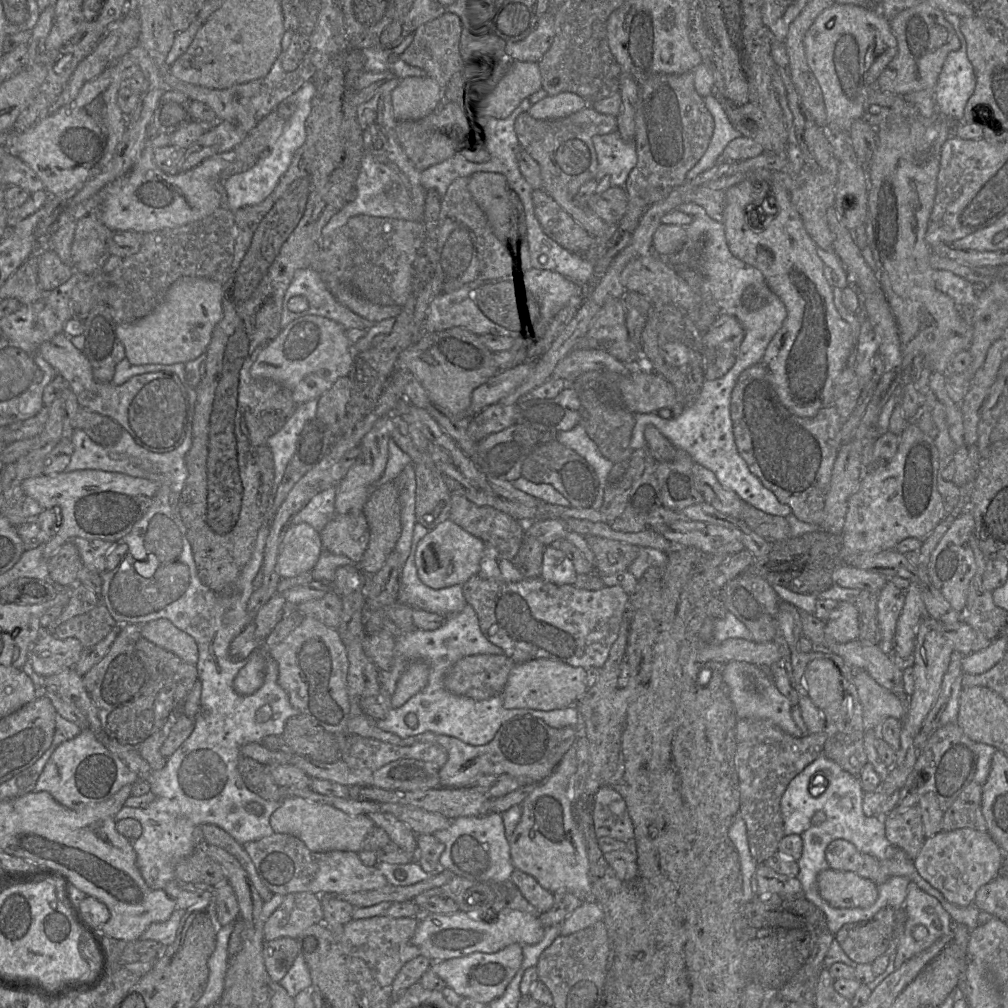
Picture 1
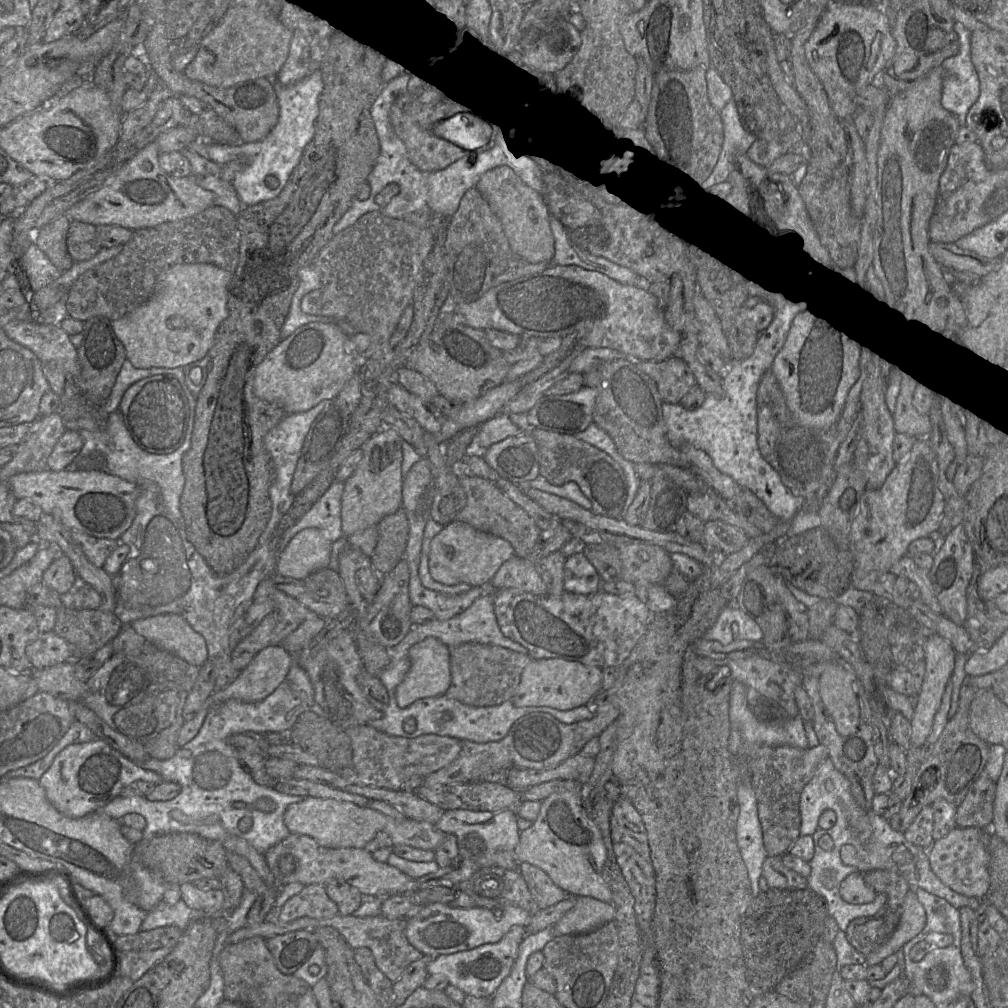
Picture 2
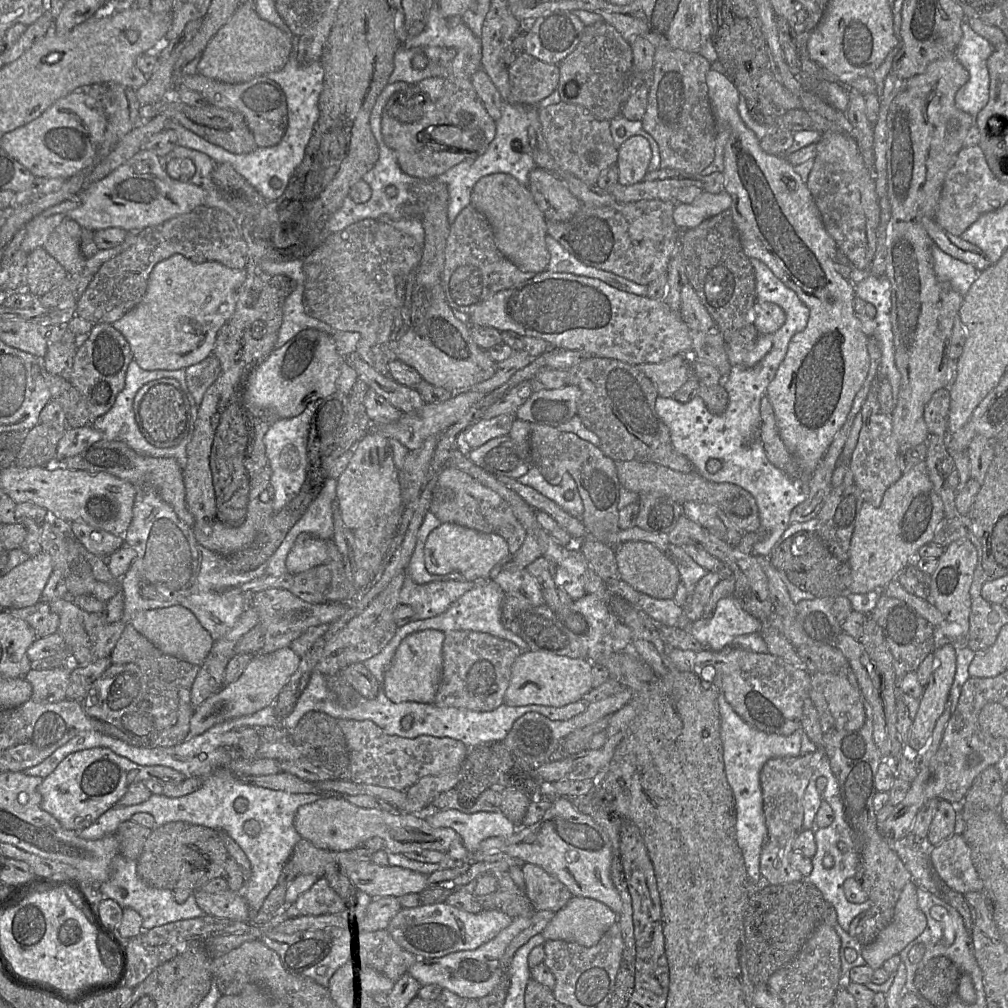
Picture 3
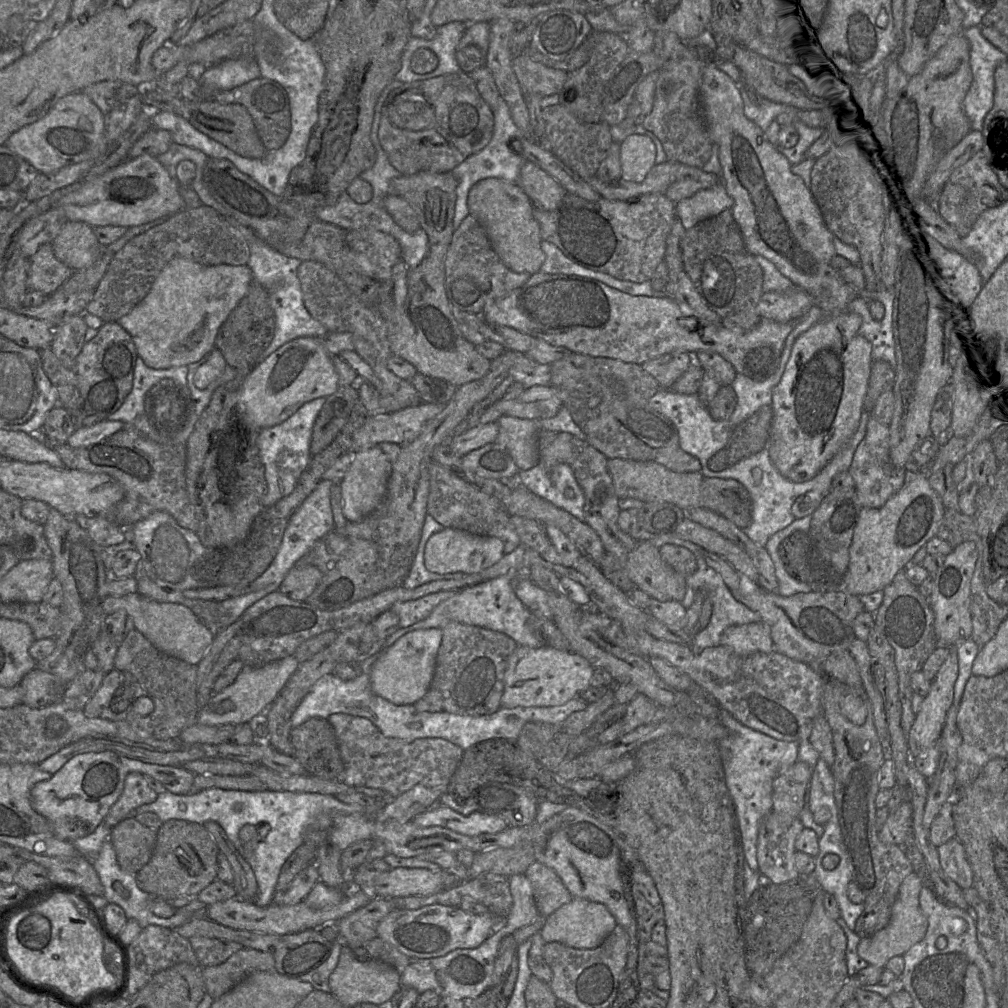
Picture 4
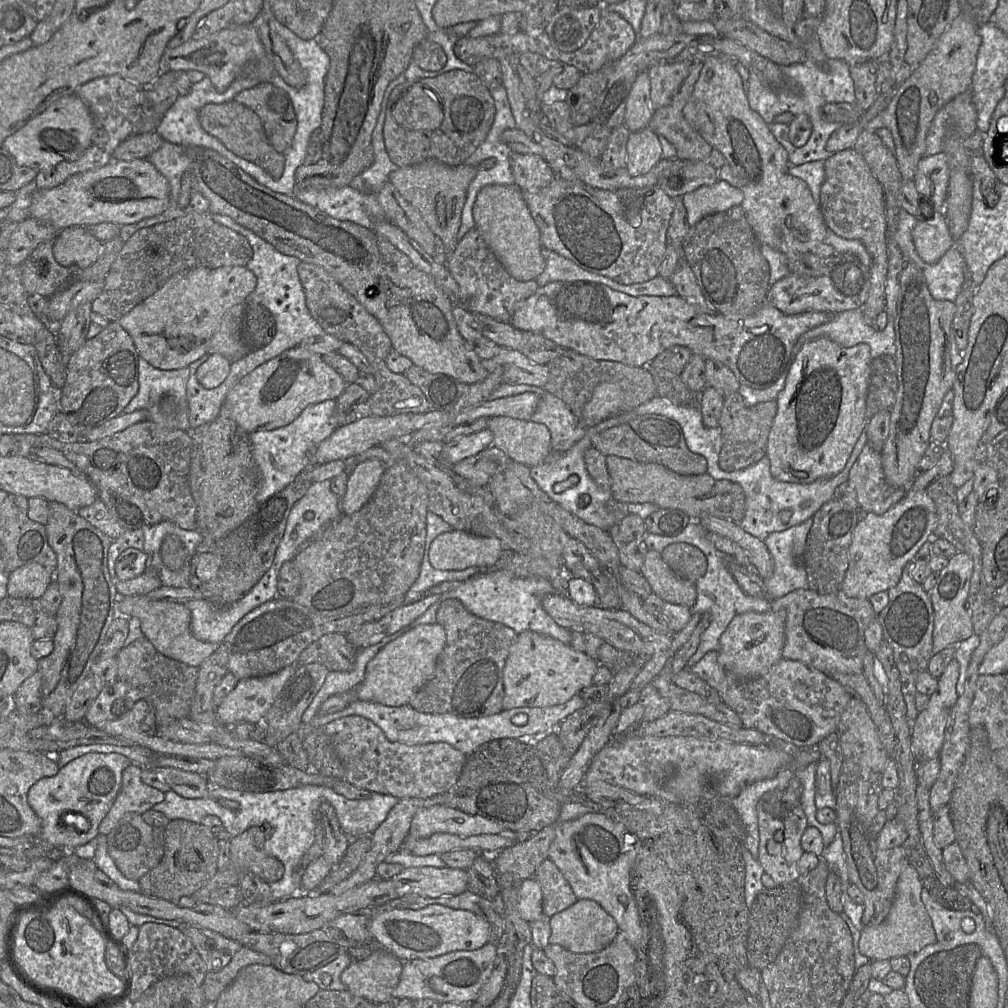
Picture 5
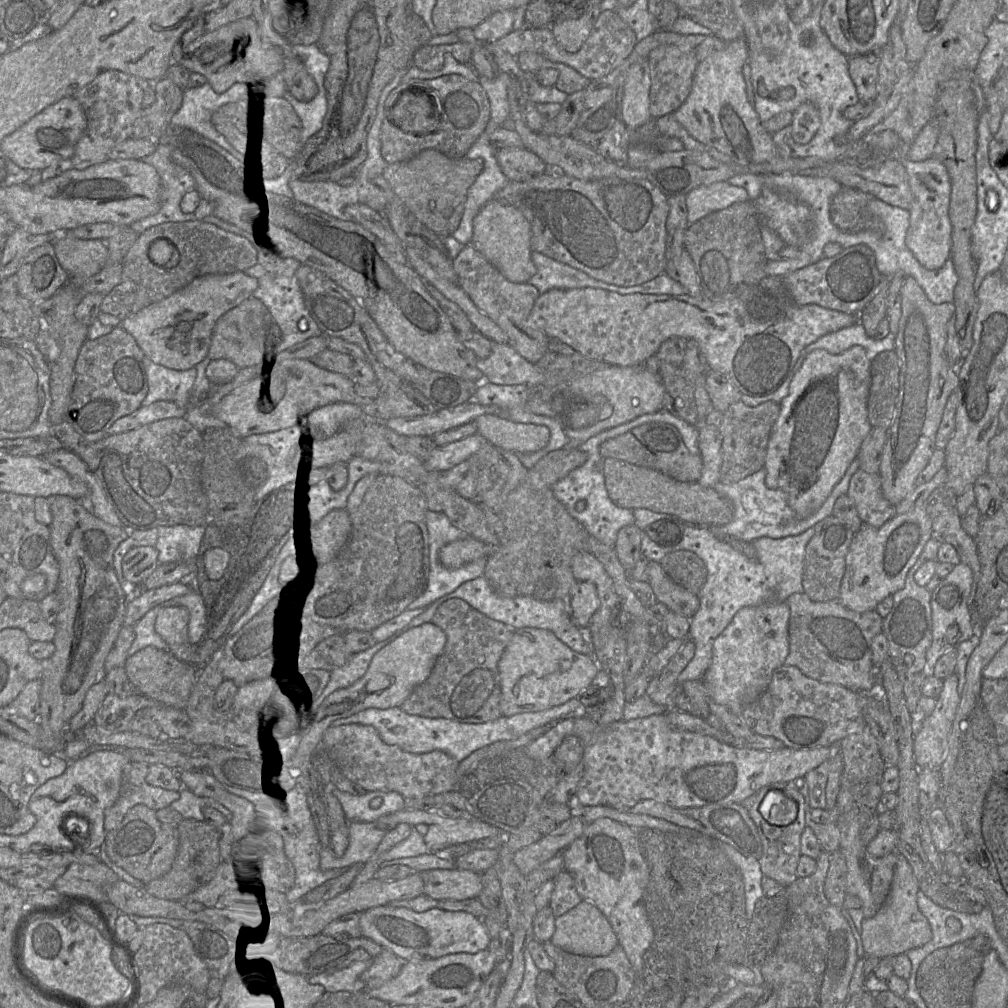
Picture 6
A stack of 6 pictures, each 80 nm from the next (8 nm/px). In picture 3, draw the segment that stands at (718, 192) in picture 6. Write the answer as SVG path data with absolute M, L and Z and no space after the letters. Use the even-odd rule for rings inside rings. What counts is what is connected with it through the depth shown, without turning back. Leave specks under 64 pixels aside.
M726 190L717 194L702 191L691 203L676 203L673 219L680 230L694 228L706 219L729 210L731 203L731 196Z

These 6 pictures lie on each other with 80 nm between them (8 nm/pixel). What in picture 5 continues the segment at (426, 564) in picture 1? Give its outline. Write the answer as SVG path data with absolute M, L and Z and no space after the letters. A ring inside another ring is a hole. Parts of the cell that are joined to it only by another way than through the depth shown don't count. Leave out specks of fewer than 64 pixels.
M453 530L438 535L429 548L429 561L437 570L464 570L469 567L493 568L504 552L497 538L485 538Z

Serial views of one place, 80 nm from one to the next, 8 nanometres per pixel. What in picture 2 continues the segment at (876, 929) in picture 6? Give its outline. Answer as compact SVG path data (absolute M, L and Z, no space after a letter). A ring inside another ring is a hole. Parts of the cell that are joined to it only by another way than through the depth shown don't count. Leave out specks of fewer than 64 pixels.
M912 888L906 893L900 907L898 924L890 938L878 949L865 956L865 965L879 966L888 956L920 934L926 925L926 913Z

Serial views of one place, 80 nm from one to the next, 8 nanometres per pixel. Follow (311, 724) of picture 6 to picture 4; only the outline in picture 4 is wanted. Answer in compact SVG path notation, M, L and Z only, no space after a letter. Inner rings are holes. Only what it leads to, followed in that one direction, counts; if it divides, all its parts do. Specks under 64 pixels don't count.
M440 628L415 630L398 639L372 665L370 684L373 692L395 705L414 705L430 687L442 639Z

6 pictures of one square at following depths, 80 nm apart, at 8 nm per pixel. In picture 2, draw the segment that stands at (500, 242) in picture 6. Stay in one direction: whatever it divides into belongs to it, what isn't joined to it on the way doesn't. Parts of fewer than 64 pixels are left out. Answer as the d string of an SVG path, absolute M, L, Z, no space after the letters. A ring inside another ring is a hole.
M507 166L485 172L475 188L498 217L511 250L530 263L549 263L554 256L548 207L542 194L524 184Z

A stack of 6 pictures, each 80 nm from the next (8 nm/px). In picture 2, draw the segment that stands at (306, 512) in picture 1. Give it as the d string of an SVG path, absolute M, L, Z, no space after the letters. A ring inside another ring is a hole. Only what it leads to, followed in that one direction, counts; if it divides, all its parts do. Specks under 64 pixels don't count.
M335 480L308 512L295 525L284 531L280 535L281 539L278 537L278 551L281 552L296 534L307 528L321 530L332 543L343 538L343 491L344 483Z

